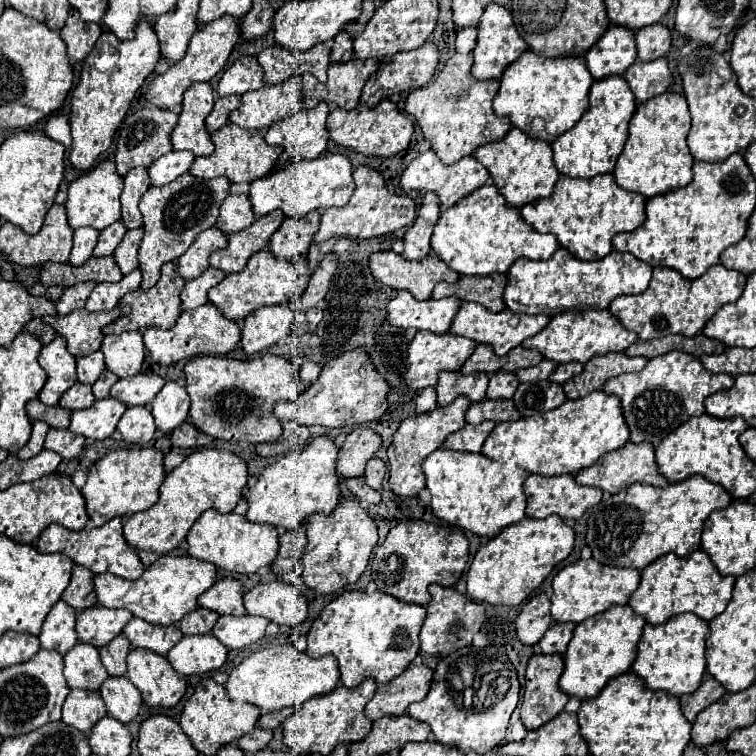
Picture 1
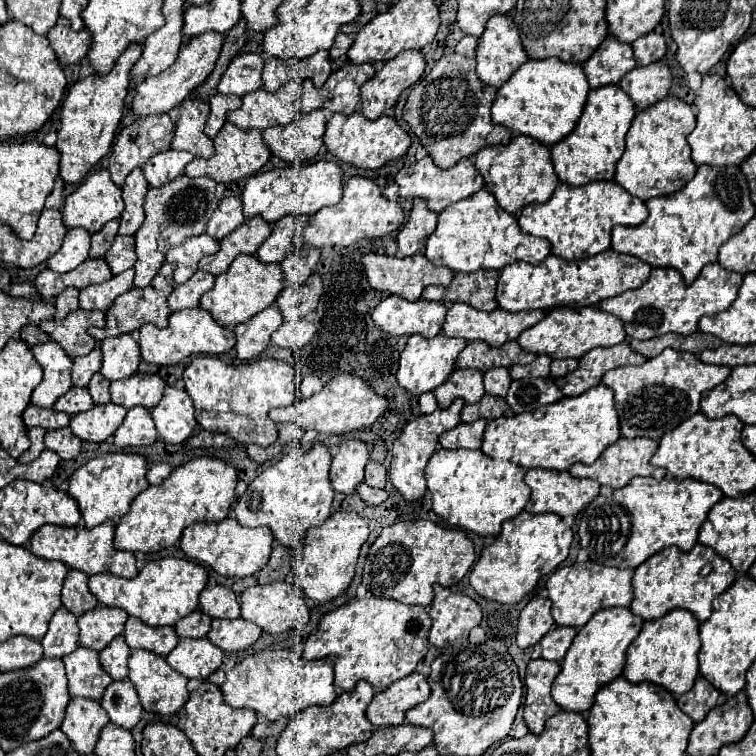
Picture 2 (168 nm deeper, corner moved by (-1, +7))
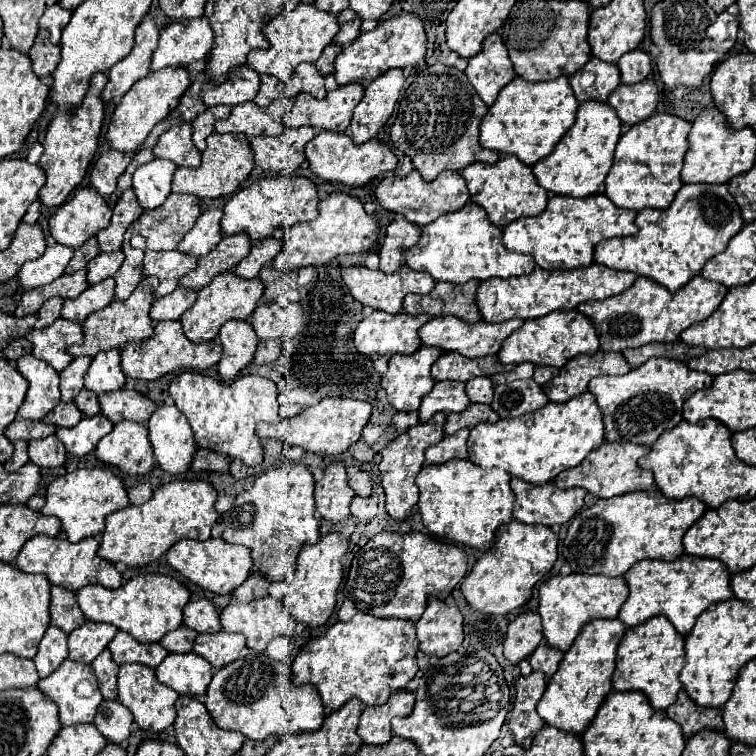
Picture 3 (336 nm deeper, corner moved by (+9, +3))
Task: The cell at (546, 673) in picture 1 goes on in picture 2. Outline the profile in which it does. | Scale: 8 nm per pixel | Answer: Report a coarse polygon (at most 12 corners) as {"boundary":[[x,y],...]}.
{"boundary":[[547,659],[529,661],[525,723],[539,735],[561,709],[551,685],[561,671]]}

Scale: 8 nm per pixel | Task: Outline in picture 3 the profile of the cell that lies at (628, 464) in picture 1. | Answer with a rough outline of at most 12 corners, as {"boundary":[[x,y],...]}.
{"boundary":[[603,441],[579,467],[563,489],[605,499],[653,485],[637,465],[649,445]]}

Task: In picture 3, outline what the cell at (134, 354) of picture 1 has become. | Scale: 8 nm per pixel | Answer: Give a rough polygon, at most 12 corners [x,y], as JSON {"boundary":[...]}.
{"boundary":[[119,349],[101,351],[85,373],[95,393],[125,385]]}

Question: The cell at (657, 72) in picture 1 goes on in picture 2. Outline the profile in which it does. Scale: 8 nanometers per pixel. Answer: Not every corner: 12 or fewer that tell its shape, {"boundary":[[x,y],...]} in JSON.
{"boundary":[[663,61],[635,67],[619,85],[637,109],[667,97],[671,71]]}

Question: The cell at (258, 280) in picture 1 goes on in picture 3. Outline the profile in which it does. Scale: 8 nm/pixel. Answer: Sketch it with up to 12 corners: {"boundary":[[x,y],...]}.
{"boundary":[[233,271],[213,277],[181,317],[185,335],[213,341],[247,319],[265,285]]}

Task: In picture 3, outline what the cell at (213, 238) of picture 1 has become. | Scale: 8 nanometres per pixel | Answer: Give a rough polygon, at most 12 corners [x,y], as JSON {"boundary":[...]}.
{"boundary":[[147,251],[143,275],[159,277],[155,297],[177,289],[197,257],[183,251]]}

